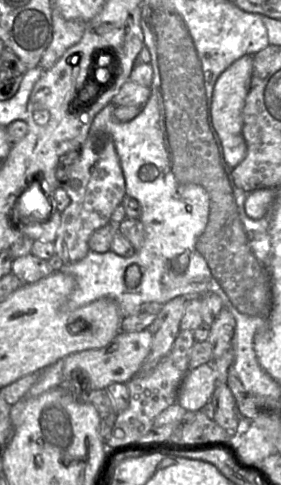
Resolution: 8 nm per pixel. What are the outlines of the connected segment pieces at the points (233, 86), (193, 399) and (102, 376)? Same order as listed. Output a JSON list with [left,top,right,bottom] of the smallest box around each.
[[212,55,253,169],[177,364,216,412],[62,329,152,390]]

